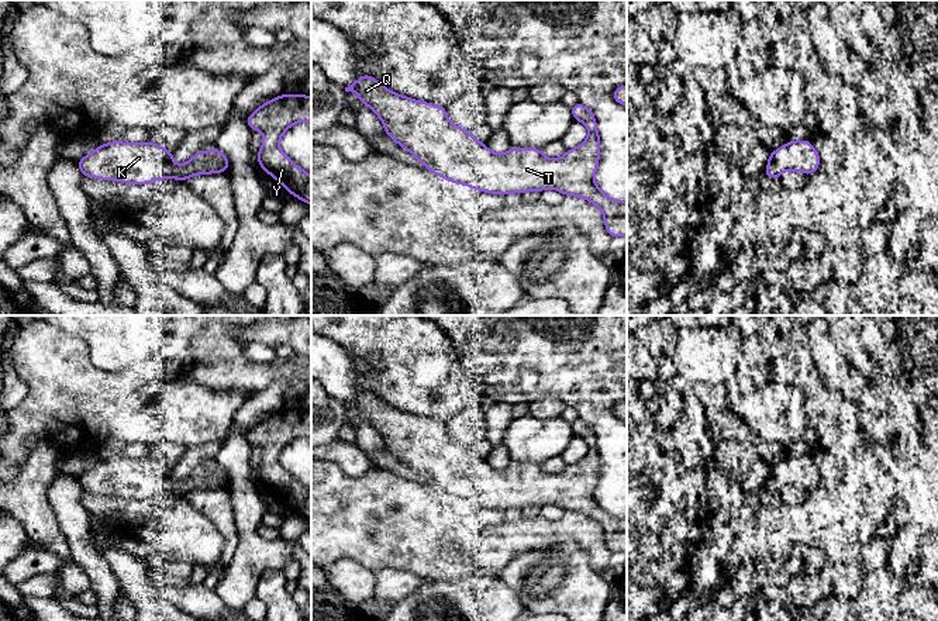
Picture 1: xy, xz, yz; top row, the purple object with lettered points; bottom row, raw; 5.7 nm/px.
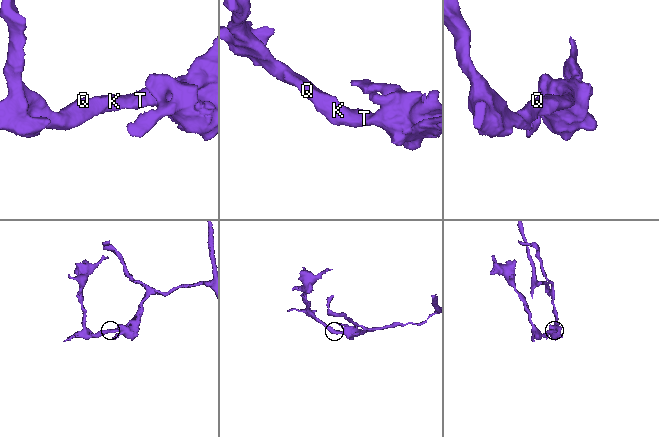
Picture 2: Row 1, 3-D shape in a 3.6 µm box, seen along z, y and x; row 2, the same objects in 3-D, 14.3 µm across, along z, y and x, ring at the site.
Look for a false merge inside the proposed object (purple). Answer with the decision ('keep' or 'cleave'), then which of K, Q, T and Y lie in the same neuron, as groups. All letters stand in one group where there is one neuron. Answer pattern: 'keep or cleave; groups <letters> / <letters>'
keep; groups K Q T Y

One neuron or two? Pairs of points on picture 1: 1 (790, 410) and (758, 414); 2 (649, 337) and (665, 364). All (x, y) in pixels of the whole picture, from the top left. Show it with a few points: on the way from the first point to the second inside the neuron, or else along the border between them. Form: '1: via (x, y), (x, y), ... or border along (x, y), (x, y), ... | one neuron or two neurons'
1: via (782, 407), (766, 410) | one neuron
2: border along (666, 354), (661, 359), (655, 376) | two neurons

